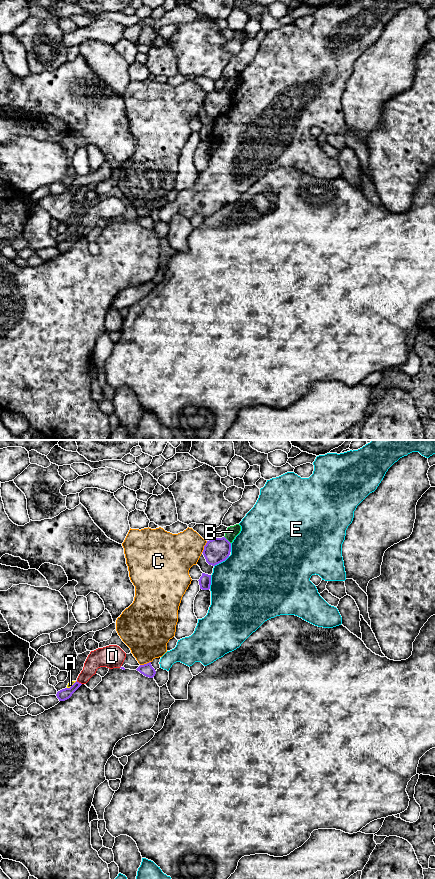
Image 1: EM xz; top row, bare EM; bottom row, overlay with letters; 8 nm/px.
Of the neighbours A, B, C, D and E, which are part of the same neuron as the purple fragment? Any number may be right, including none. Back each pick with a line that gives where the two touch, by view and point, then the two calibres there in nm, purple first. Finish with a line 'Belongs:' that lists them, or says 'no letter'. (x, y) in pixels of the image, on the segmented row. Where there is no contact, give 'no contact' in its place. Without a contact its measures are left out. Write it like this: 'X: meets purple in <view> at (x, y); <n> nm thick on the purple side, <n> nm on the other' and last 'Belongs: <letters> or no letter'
Belongs: no letter

